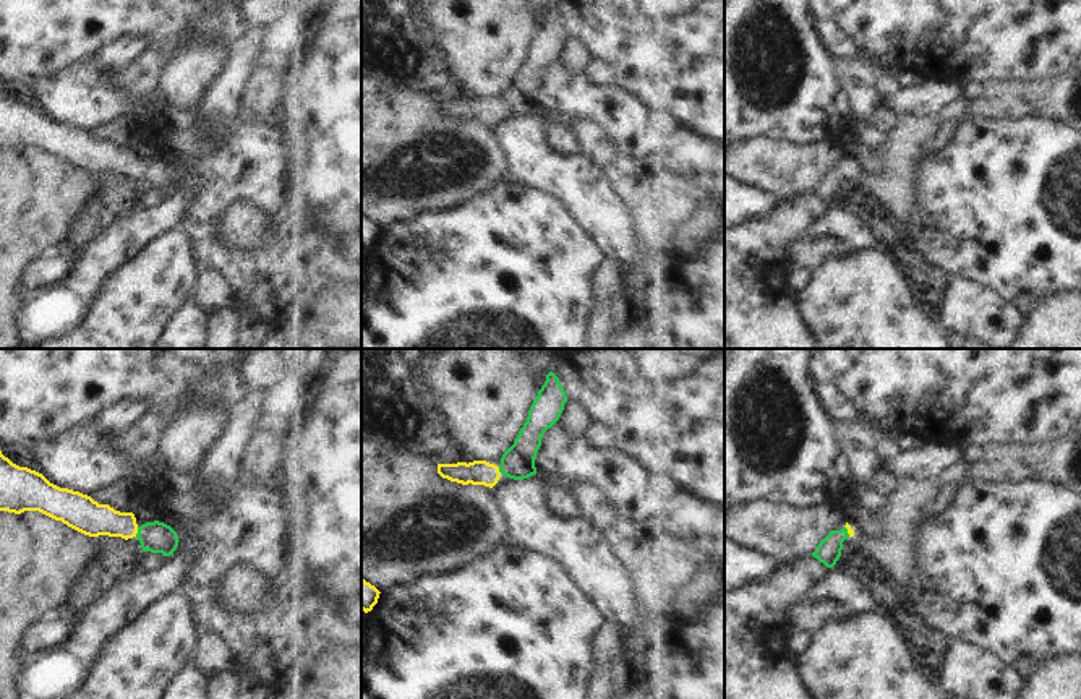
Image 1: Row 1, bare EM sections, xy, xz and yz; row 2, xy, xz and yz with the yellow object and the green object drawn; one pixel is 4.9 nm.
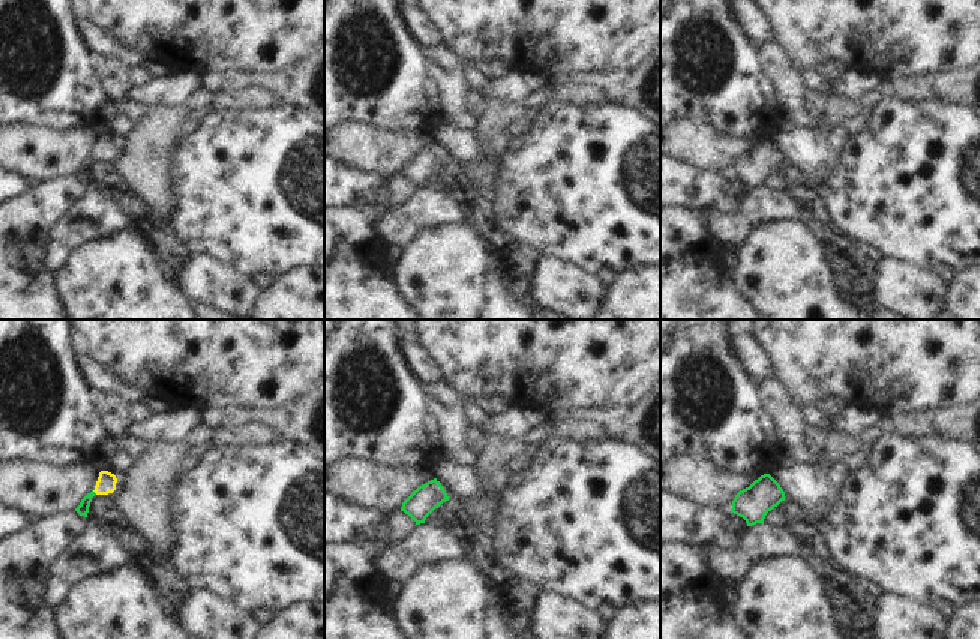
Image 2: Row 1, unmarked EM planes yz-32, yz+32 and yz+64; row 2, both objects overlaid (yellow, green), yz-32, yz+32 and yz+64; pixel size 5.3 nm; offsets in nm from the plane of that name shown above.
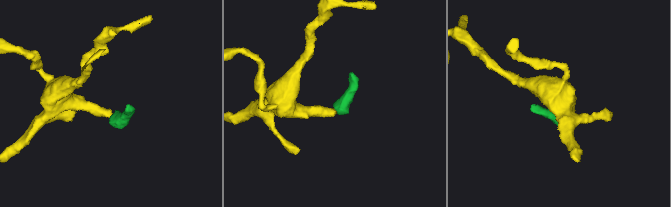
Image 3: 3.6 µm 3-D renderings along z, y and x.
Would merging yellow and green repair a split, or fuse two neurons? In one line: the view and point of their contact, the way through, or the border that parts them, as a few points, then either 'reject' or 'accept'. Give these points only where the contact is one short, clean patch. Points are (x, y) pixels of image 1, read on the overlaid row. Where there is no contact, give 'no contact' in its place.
contact xy (136, 532); way xy (89, 518), (123, 524), (136, 532), (156, 537); accept

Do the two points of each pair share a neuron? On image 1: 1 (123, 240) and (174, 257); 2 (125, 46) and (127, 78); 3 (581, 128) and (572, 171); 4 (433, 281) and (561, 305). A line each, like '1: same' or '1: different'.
1: different
2: different
3: different
4: same

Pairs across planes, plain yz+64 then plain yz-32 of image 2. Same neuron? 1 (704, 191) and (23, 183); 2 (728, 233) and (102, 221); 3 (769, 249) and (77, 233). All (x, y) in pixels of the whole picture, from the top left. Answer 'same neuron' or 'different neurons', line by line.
1: same neuron
2: same neuron
3: different neurons

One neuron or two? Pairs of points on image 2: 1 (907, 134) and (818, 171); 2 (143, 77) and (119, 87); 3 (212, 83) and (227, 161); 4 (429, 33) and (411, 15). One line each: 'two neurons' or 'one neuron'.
1: two neurons
2: two neurons
3: two neurons
4: one neuron

